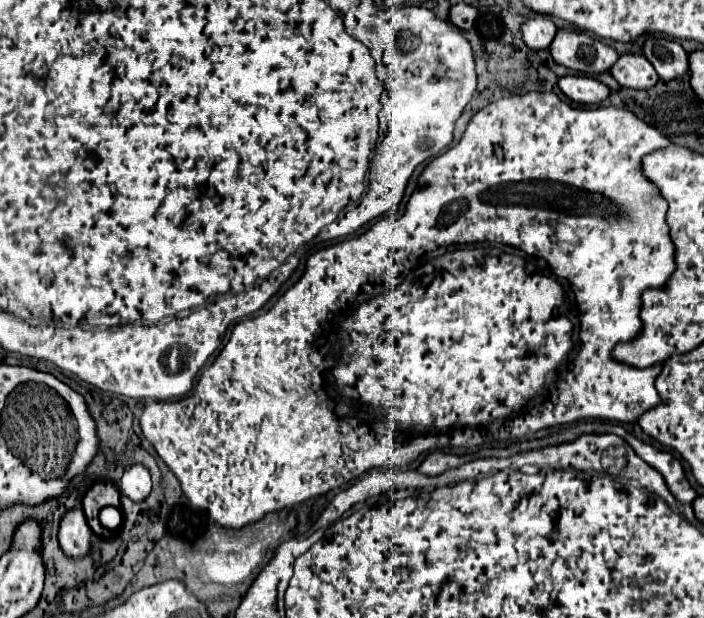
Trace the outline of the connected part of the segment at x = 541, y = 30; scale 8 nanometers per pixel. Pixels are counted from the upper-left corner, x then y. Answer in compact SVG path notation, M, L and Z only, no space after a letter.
M543 16L527 18L527 20L521 24L523 42L525 42L529 48L533 48L533 50L549 48L555 32L557 32L557 26L553 24L553 20L551 20L551 18L543 18Z

